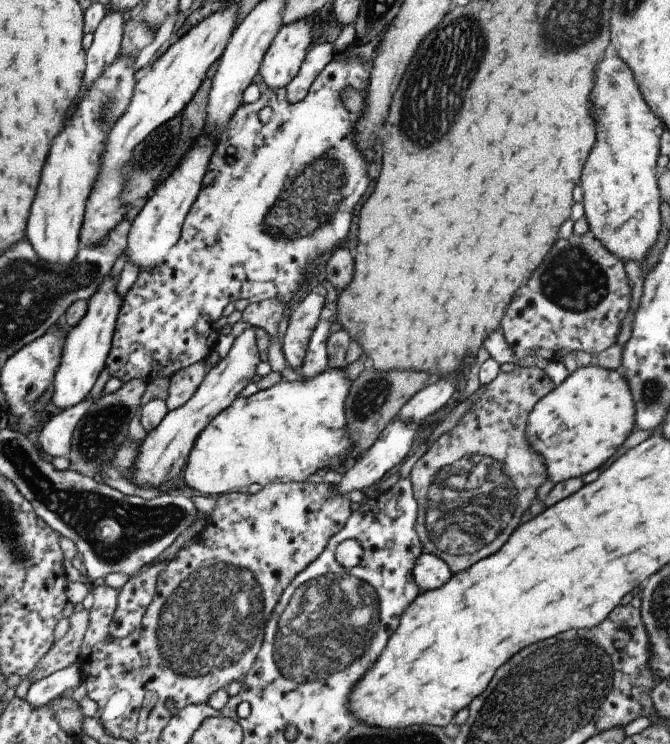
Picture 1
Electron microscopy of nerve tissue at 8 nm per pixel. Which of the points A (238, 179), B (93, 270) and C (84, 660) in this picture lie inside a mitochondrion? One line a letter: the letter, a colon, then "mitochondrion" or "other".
A: other
B: other
C: other

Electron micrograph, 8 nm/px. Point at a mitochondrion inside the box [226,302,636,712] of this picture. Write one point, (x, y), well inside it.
(323, 629)

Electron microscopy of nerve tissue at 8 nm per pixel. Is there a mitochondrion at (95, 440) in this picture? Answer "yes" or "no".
yes

